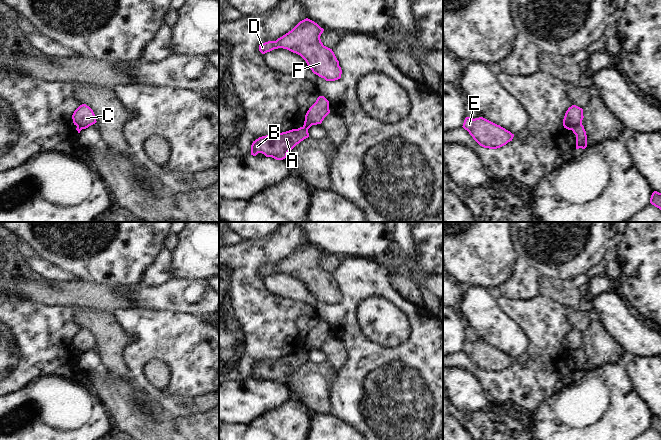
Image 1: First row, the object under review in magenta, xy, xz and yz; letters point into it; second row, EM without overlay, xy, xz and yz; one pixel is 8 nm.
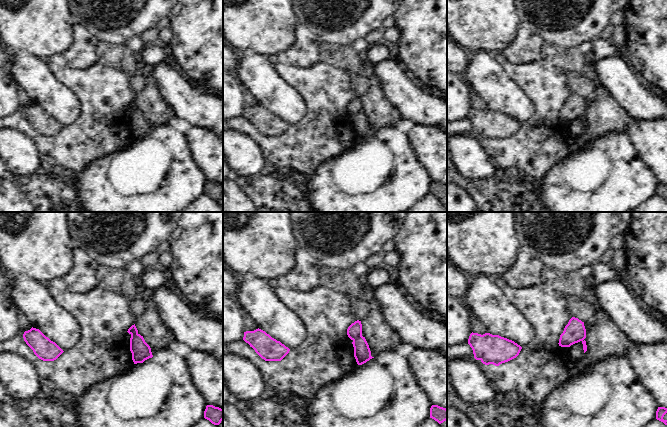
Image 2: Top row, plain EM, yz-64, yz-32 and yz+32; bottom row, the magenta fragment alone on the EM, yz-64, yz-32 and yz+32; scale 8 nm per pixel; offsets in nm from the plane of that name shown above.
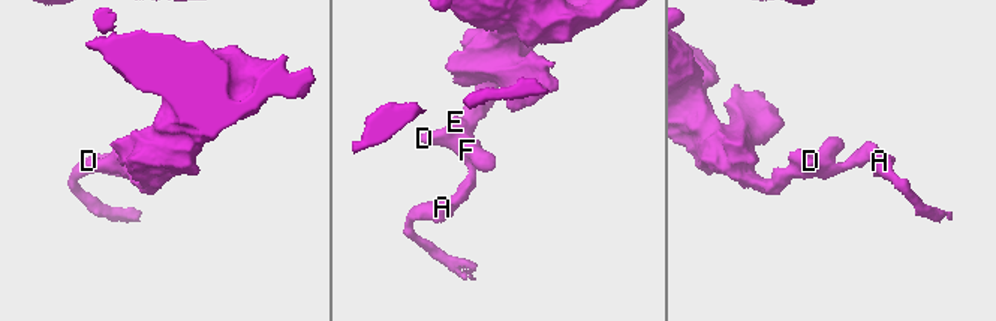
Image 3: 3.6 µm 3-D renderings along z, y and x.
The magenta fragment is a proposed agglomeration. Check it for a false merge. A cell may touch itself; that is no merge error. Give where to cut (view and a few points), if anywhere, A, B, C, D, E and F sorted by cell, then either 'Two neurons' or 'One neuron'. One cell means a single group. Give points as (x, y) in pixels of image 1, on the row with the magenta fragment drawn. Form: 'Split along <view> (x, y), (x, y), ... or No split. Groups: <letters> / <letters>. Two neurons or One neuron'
Split along yz (581, 123), (571, 129). Groups: A B / C D E F. Two neurons

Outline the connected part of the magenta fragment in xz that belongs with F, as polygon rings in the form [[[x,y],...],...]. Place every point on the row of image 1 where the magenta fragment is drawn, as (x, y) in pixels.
[[[306,18],[276,41],[261,43],[259,51],[265,54],[278,48],[287,49],[300,55],[314,74],[326,81],[335,81],[341,78],[342,70],[332,49],[321,42],[323,31],[317,23]]]

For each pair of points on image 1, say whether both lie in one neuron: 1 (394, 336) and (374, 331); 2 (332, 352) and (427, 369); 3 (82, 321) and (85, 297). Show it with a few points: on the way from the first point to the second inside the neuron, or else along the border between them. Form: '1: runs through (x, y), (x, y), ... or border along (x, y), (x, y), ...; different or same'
1: runs through (389, 331), (379, 331); same
2: border along (332, 337), (344, 346), (348, 356), (337, 371); different
3: border along (74, 307), (86, 307), (107, 312); different

